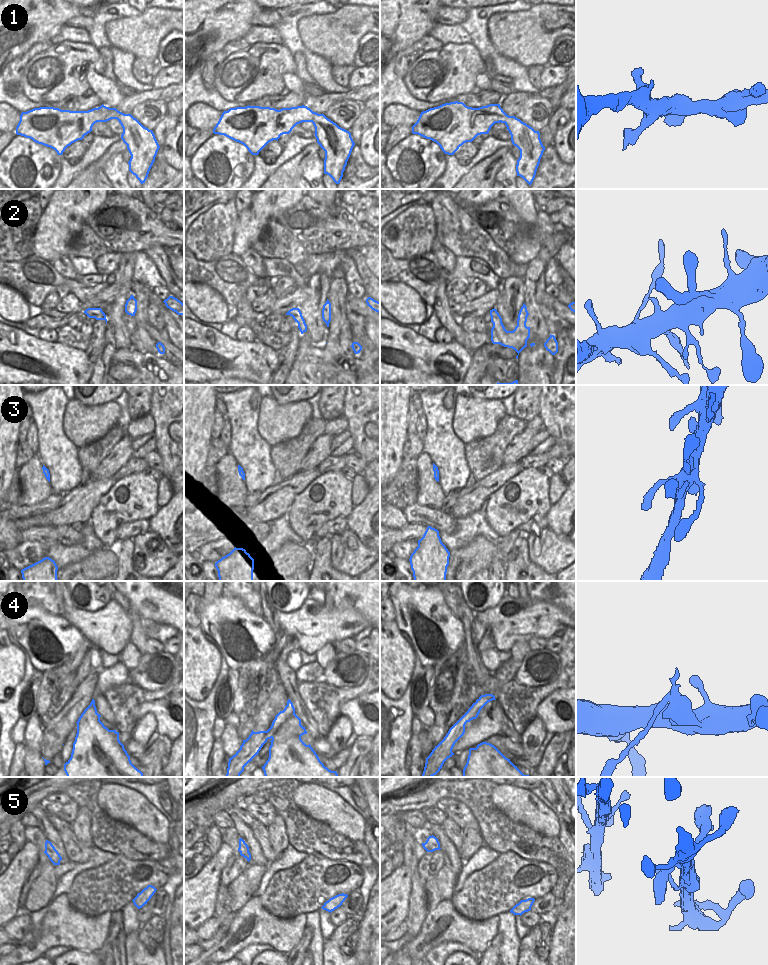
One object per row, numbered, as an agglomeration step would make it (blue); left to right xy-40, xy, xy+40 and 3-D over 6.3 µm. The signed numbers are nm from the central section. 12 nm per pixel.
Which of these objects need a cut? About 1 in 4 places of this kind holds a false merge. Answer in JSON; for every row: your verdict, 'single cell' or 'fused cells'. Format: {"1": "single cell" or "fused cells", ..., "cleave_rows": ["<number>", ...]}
{"1": "single cell", "2": "single cell", "3": "single cell", "4": "fused cells", "5": "single cell", "cleave_rows": ["4"]}

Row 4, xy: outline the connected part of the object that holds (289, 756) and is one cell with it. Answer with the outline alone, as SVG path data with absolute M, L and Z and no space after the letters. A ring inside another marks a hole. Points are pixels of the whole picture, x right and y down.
M290 699L282 713L273 720L271 727L276 731L269 747L269 758L262 766L265 777L339 777L336 771L331 771L320 761L311 745L306 745L301 736L307 734L301 725L301 719L295 714L295 708Z

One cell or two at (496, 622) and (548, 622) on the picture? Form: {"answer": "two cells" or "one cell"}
{"answer": "one cell"}

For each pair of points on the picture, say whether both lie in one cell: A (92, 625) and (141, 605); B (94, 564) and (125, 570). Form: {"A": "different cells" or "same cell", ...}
{"A": "different cells", "B": "different cells"}

